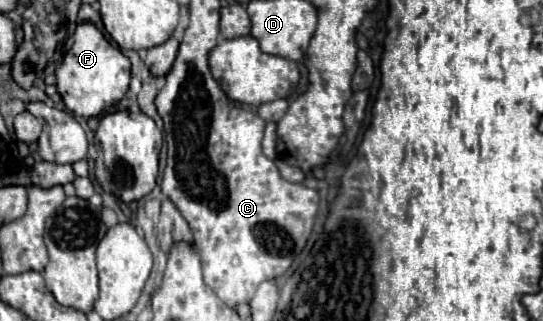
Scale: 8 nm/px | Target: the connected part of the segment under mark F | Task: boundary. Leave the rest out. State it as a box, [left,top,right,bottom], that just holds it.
[55,23,131,117]

